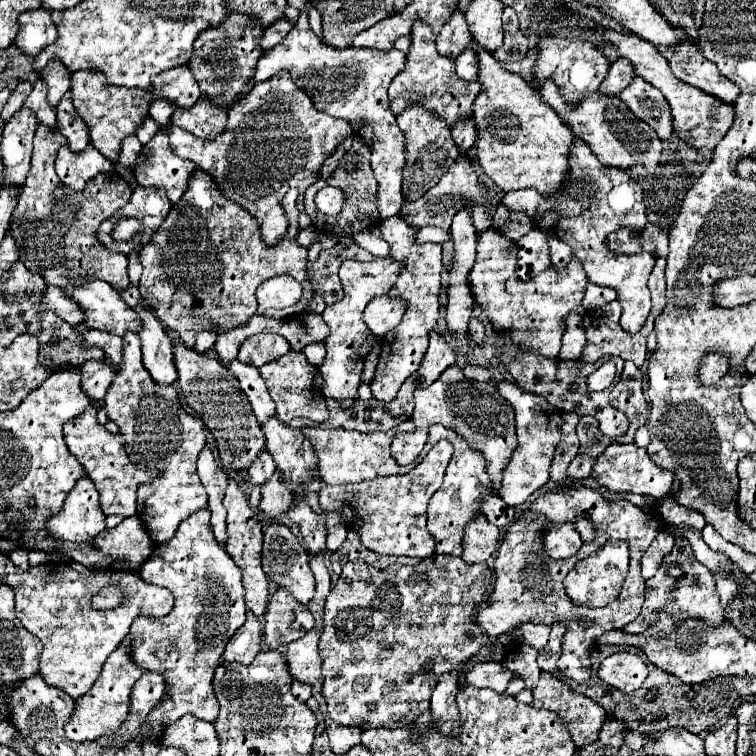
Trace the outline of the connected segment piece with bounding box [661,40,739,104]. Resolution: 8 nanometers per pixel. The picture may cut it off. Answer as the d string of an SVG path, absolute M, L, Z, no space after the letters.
M691 40L683 42L675 50L663 50L661 54L665 56L673 74L679 80L683 80L695 88L701 88L703 92L715 96L721 102L735 104L735 98L739 96L739 86L735 86L733 82L723 78L723 74L719 74L717 66L703 58L703 54L695 42L691 42Z

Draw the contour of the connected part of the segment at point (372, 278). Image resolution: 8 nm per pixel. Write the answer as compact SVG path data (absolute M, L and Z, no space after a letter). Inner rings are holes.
M375 258L371 262L357 262L357 260L345 260L339 274L345 288L345 298L333 306L327 306L323 312L323 320L329 324L329 338L325 340L327 356L323 366L319 368L323 374L323 394L325 398L333 398L343 408L351 408L355 400L359 398L359 376L363 370L363 360L373 348L373 344L379 340L367 324L363 322L363 310L371 302L371 298L387 294L395 286L395 278L399 274L401 266L391 258Z

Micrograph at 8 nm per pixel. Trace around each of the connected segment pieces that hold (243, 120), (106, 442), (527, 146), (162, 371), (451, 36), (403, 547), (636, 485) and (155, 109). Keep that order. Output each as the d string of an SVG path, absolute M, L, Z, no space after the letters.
M281 70L281 72L273 74L269 80L255 84L253 90L247 92L247 98L241 98L227 110L227 130L223 130L223 134L219 134L219 138L211 138L211 140L195 138L191 132L169 124L169 146L179 158L187 158L187 160L195 162L201 170L209 172L225 198L231 198L239 206L245 204L243 208L247 212L251 212L259 222L263 242L267 246L275 246L287 234L287 228L289 228L289 220L281 208L283 196L287 194L289 188L299 190L299 200L297 200L299 212L301 212L299 226L307 228L311 224L311 218L307 216L307 212L303 208L303 194L305 194L307 186L311 186L313 182L319 180L319 170L321 170L325 158L331 156L335 152L335 148L349 134L353 134L353 128L347 120L331 118L331 116L315 110L309 96L295 86L295 82L291 80L291 76L287 72Z
M87 406L83 414L69 420L63 426L63 436L67 442L69 452L81 462L87 476L93 480L97 492L101 494L101 508L105 516L119 514L119 516L133 516L135 514L135 498L137 498L137 486L143 482L151 482L157 474L149 470L139 470L135 464L129 462L125 454L125 442L121 434L109 434L105 426L97 422L97 408Z
M475 46L475 50L477 50L477 54L479 54L479 84L481 84L483 88L481 88L481 94L477 96L475 106L473 106L473 120L475 120L475 126L477 126L477 134L479 134L479 138L477 138L477 160L479 160L481 168L483 168L483 172L485 172L503 192L511 192L511 190L519 190L519 188L535 188L539 194L553 194L555 190L559 190L559 186L563 184L563 178L567 178L567 172L569 172L569 158L567 158L569 154L567 154L567 152L569 152L569 148L571 148L571 140L573 140L571 134L573 134L573 132L561 122L561 118L557 116L557 112L555 112L551 106L547 106L547 104L541 102L539 92L533 90L521 76L505 70L505 66L503 66L501 62L495 62L495 58L493 58L489 52L481 50L479 46Z
M129 286L123 290L121 298L139 314L143 322L143 330L139 332L141 338L141 360L145 370L151 374L153 382L157 384L173 384L175 380L175 364L173 364L173 352L171 352L171 340L163 330L163 324L153 316L151 310L147 310L141 302L139 288Z
M455 10L451 20L445 22L445 26L437 36L439 54L447 54L449 58L455 60L469 44L471 44L471 34L467 30L465 16L459 10Z
M441 440L409 474L385 476L345 486L329 486L327 482L321 482L323 488L319 492L319 502L325 512L339 512L347 528L357 530L361 534L361 542L369 550L383 556L429 558L435 552L435 540L431 540L431 534L425 528L427 504L443 484L445 468L451 462L451 456L451 442Z
M609 444L599 458L595 460L591 474L603 488L615 494L645 494L653 498L663 498L671 492L673 474L669 470L661 470L647 456L645 448L637 448L635 444Z
M157 100L151 104L151 118L161 124L161 126L167 126L167 122L171 120L171 114L173 114L175 106L167 100Z

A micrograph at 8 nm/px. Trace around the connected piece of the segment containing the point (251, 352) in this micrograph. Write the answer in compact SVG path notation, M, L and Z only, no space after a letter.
M257 334L253 338L247 338L241 346L239 352L239 360L247 362L255 368L265 366L267 362L279 360L281 356L285 356L289 352L289 342L283 336L277 334Z

